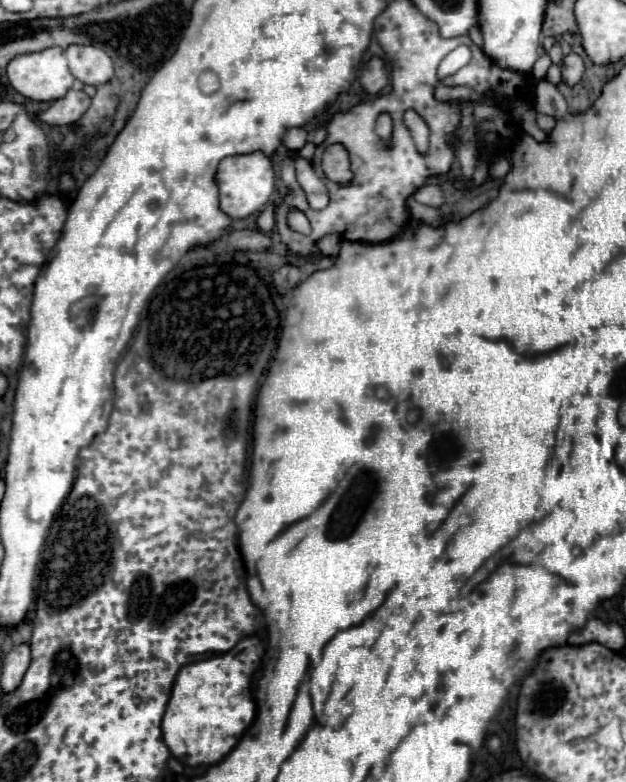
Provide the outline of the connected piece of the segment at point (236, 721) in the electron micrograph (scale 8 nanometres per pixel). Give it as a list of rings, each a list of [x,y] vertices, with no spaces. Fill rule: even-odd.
[[[256,636],[240,640],[234,650],[190,662],[176,674],[172,696],[162,718],[162,736],[170,752],[188,766],[220,762],[238,742],[256,716],[250,694],[250,678],[264,656],[264,646]]]

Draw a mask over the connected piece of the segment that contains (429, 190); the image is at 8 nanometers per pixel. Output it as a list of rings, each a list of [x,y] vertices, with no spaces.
[[[426,184],[422,186],[418,192],[414,192],[414,200],[426,204],[426,206],[432,206],[432,208],[438,208],[442,202],[444,202],[444,194],[440,190],[440,186],[436,184]]]

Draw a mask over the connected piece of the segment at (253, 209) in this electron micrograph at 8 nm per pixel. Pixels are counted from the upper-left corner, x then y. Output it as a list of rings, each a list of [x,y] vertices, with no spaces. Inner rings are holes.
[[[264,152],[242,154],[234,158],[224,158],[218,164],[214,182],[220,192],[220,210],[232,220],[244,220],[252,214],[260,214],[274,194],[274,168]]]

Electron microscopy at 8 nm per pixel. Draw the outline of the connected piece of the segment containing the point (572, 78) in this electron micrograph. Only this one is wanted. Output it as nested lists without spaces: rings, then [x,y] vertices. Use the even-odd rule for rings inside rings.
[[[574,52],[564,56],[564,60],[562,60],[562,82],[572,88],[582,80],[582,74],[584,74],[582,58]]]

